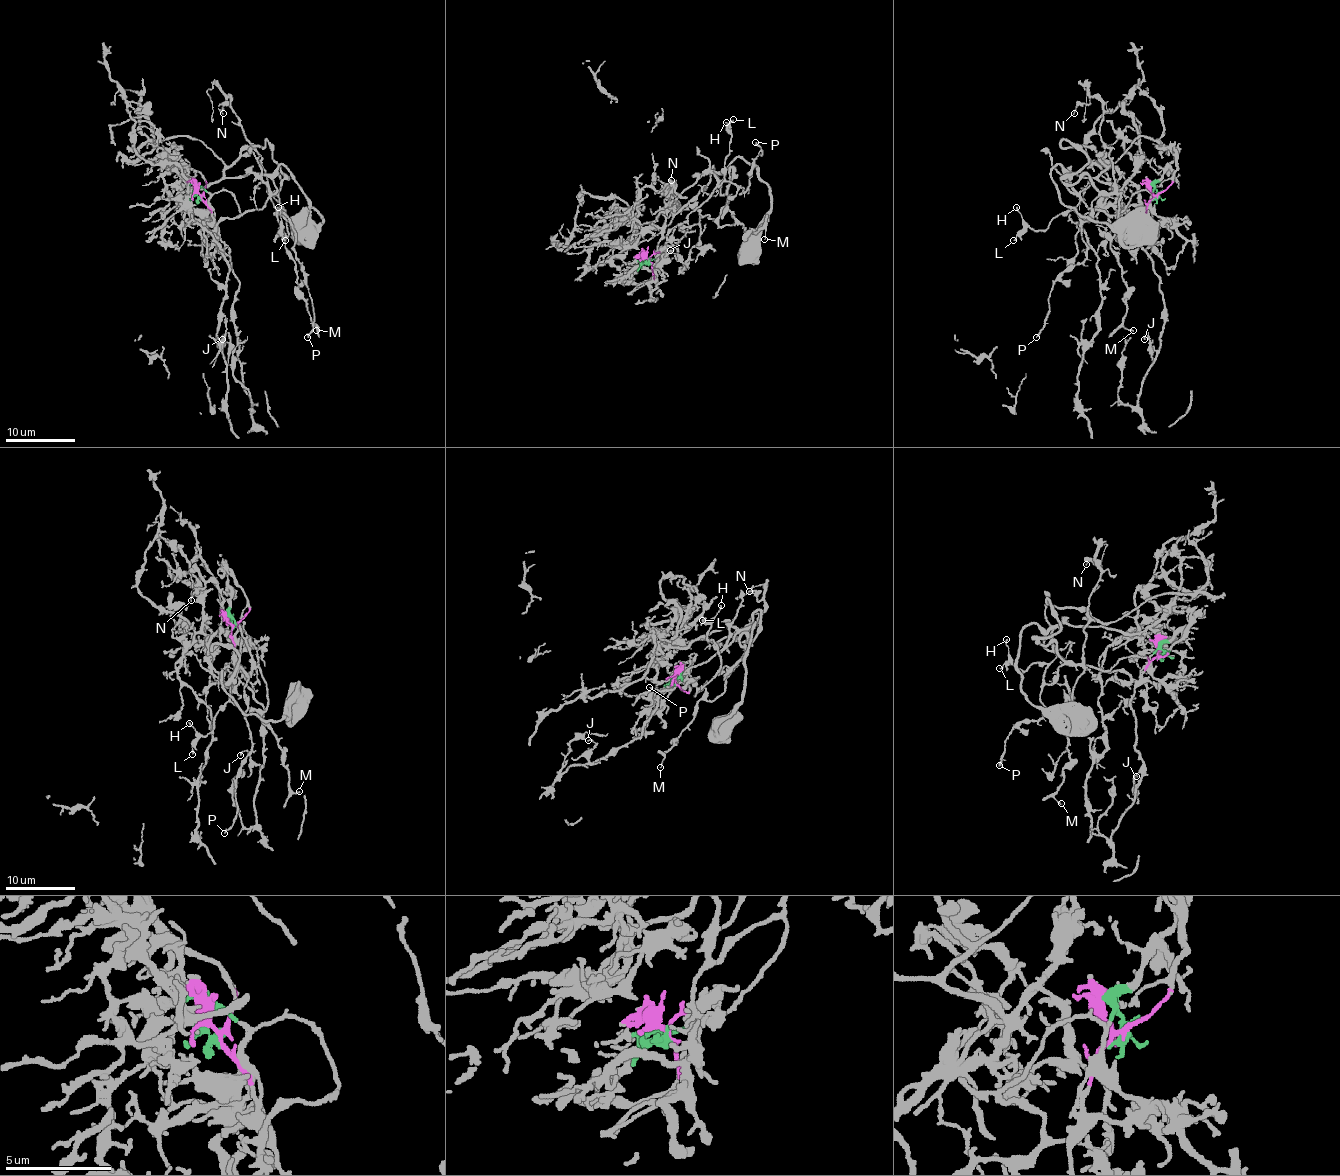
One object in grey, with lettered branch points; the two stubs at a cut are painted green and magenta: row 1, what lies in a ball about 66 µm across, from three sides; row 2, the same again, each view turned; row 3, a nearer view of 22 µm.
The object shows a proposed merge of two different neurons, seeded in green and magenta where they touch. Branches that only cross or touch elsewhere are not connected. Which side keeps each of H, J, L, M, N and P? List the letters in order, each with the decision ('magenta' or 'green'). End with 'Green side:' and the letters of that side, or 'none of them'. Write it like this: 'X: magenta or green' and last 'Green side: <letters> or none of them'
H: green
J: magenta
L: green
M: green
N: green
P: green
Green side: H, L, M, N, P

